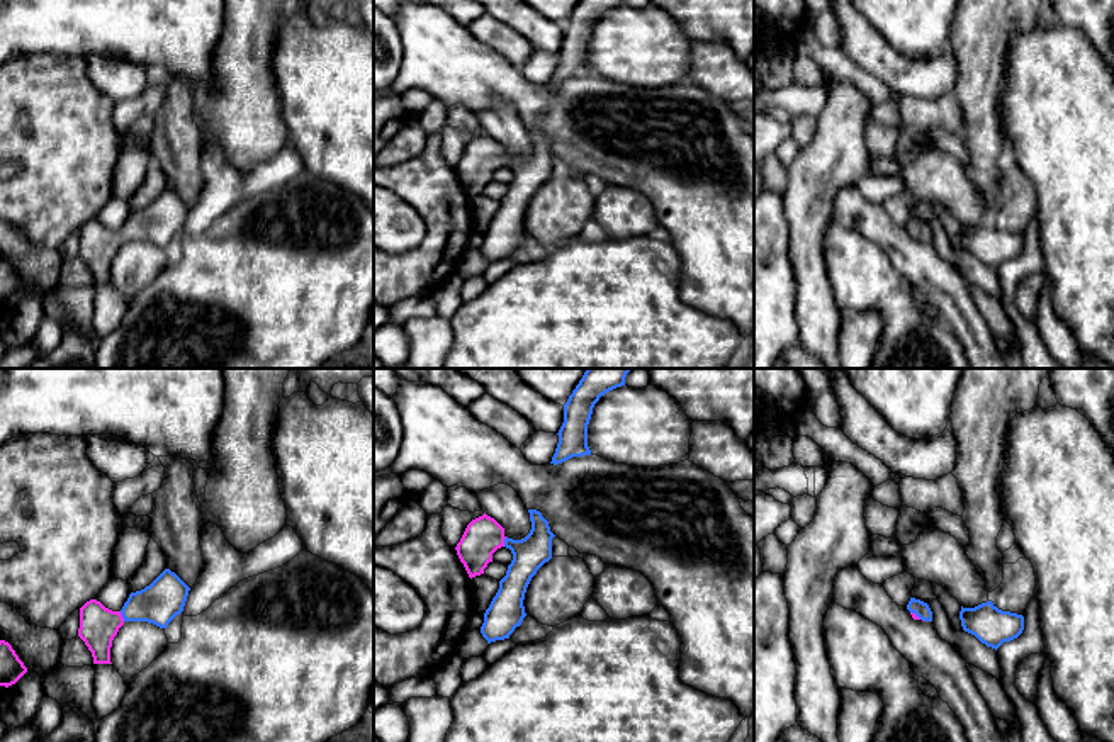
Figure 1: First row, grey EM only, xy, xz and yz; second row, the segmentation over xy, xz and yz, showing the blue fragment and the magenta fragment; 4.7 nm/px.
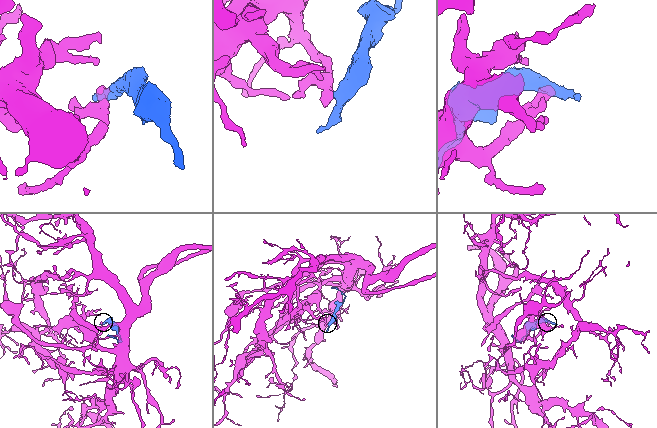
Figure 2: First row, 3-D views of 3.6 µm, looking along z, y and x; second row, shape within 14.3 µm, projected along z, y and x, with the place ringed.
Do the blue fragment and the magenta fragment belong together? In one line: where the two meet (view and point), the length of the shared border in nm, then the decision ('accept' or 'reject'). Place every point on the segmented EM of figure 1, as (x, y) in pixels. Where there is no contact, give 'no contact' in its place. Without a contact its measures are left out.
xy (123, 617) | 50 nm | accept

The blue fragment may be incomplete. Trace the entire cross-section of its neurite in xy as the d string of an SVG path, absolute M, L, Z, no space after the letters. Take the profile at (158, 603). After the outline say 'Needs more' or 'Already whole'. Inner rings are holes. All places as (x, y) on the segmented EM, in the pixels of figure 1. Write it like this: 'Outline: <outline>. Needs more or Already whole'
Outline: M165 569L149 586L131 593L121 611L90 599L80 608L78 637L92 652L93 664L112 664L110 647L126 621L148 621L160 628L183 611L190 587L170 569Z. Needs more

